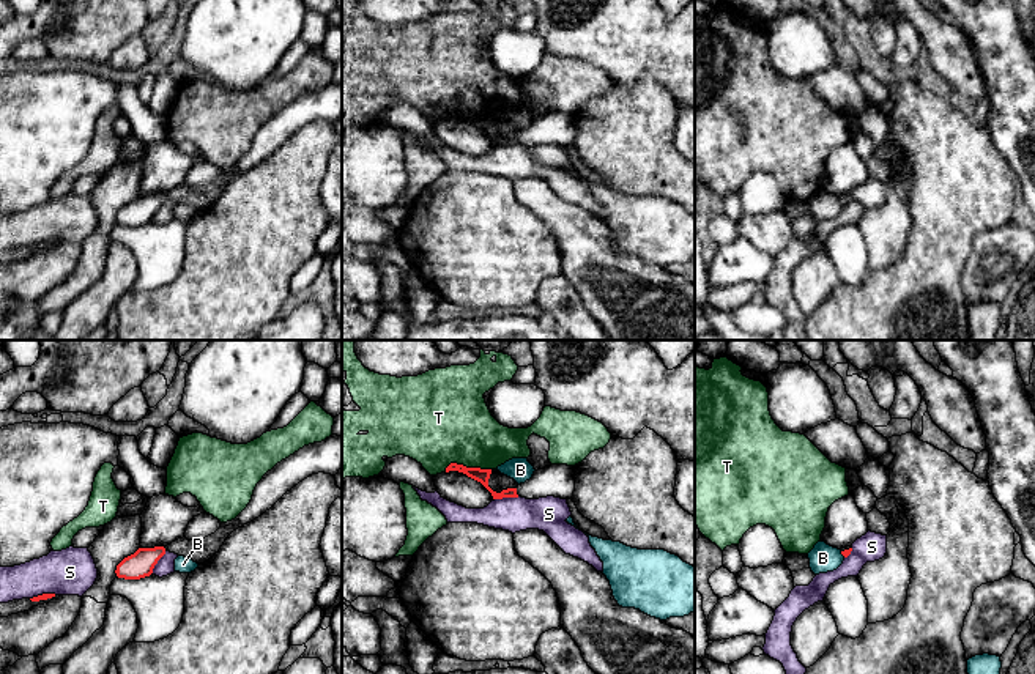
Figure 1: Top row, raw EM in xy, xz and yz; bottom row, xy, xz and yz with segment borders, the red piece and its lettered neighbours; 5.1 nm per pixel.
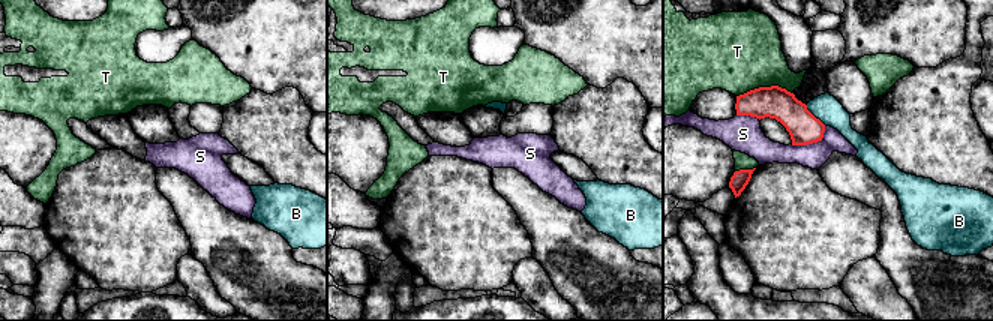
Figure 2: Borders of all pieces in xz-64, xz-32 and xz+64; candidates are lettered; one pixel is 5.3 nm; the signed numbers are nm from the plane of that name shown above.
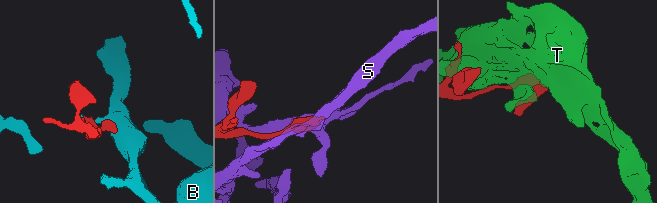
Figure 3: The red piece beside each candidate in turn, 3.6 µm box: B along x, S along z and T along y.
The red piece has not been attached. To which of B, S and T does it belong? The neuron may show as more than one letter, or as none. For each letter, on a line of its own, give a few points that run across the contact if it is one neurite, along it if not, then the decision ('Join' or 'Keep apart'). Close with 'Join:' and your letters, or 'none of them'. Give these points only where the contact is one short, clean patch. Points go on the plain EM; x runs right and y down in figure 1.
B: Keep apart
S: Keep apart
T: Keep apart
Join: none of them

